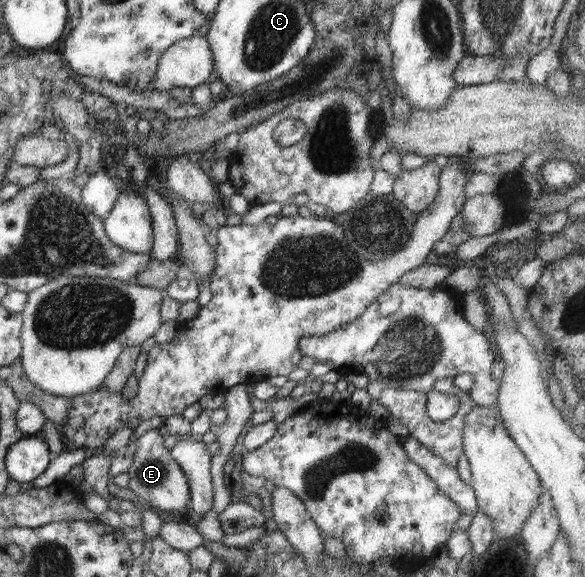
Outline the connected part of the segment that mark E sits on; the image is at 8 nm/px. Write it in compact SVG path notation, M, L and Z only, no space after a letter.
M158 429L148 430L140 435L135 443L136 453L127 471L130 476L127 488L149 502L152 507L166 511L171 518L187 519L190 503L189 483L183 469L174 461L170 449L164 446L162 434Z

